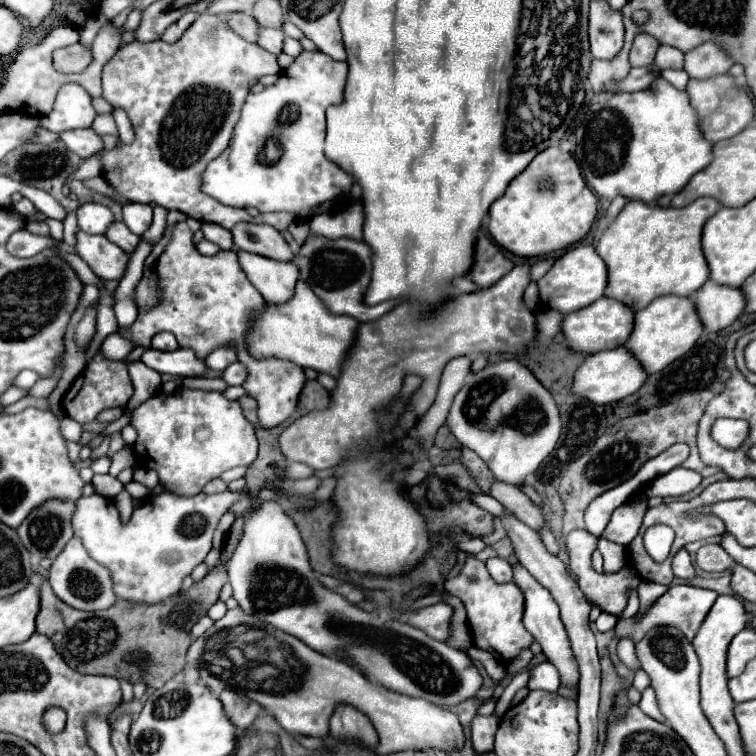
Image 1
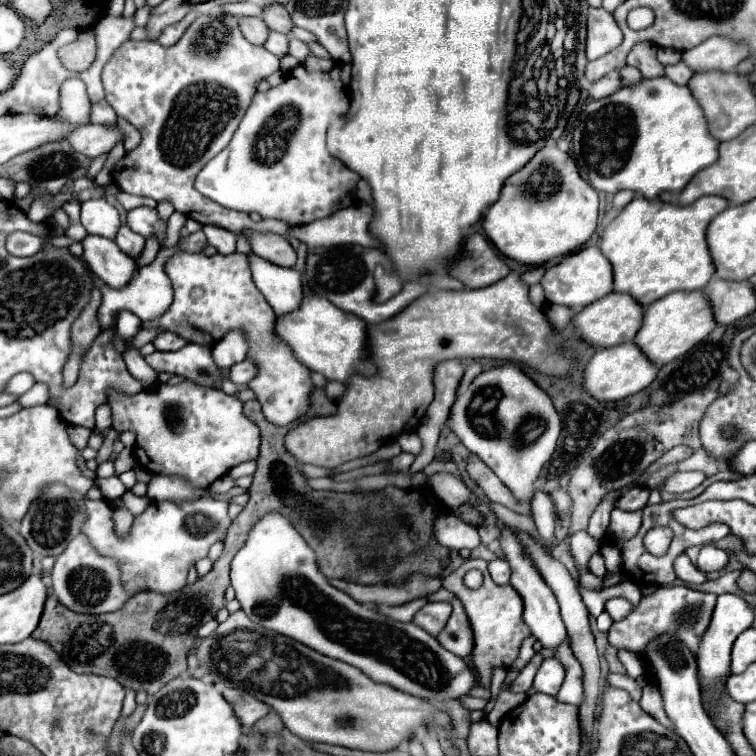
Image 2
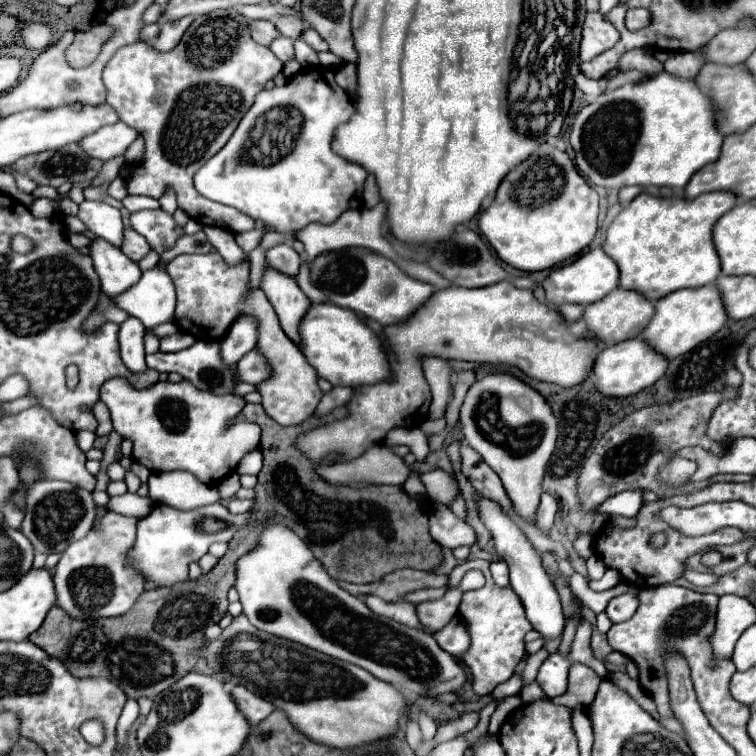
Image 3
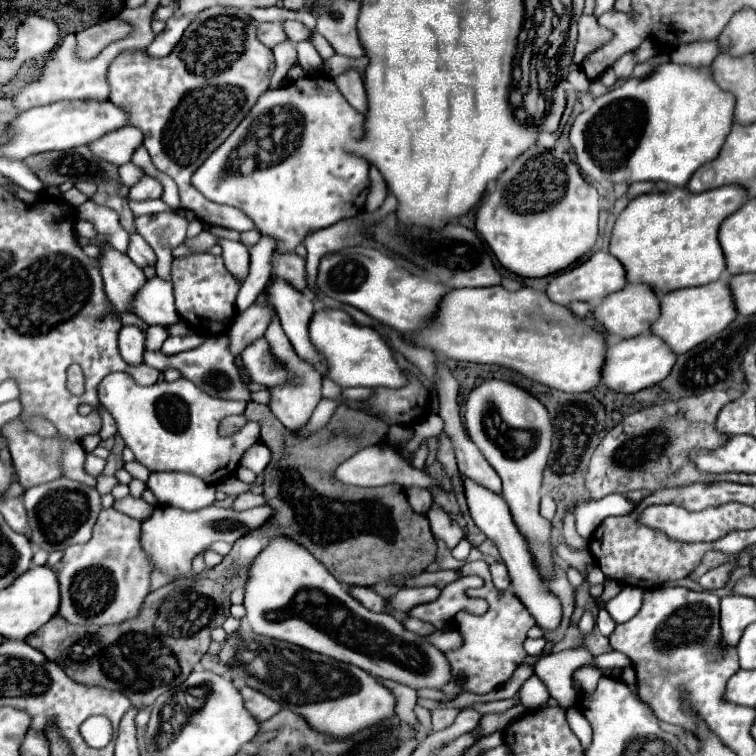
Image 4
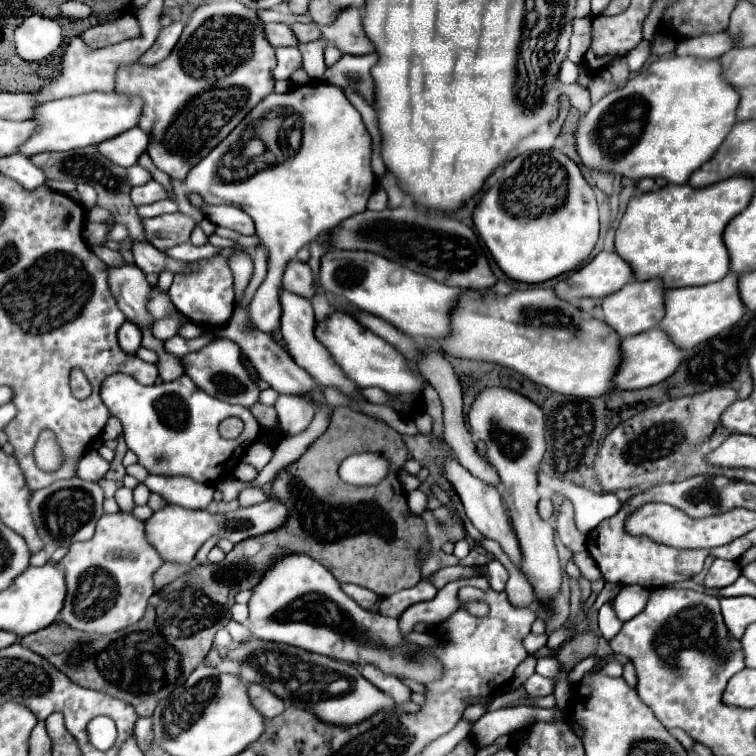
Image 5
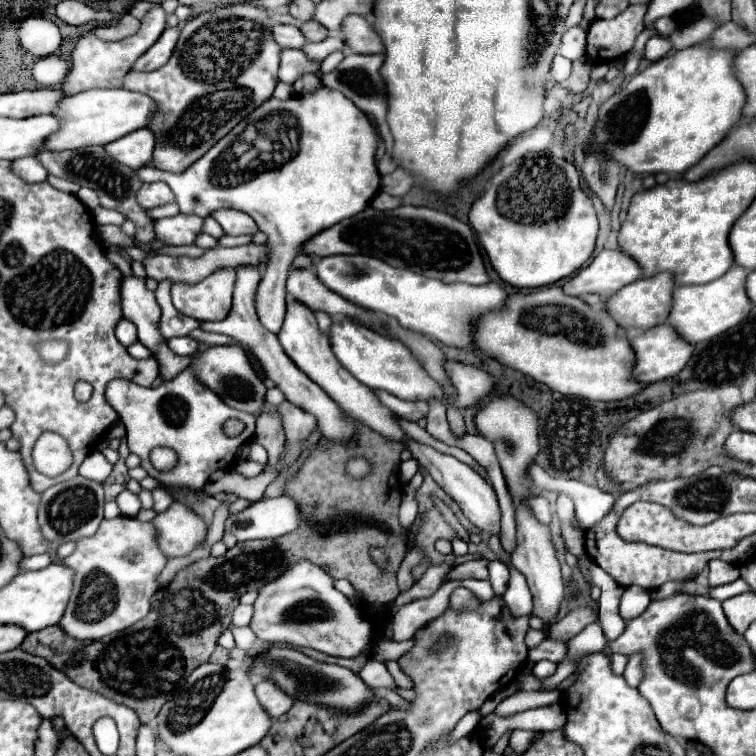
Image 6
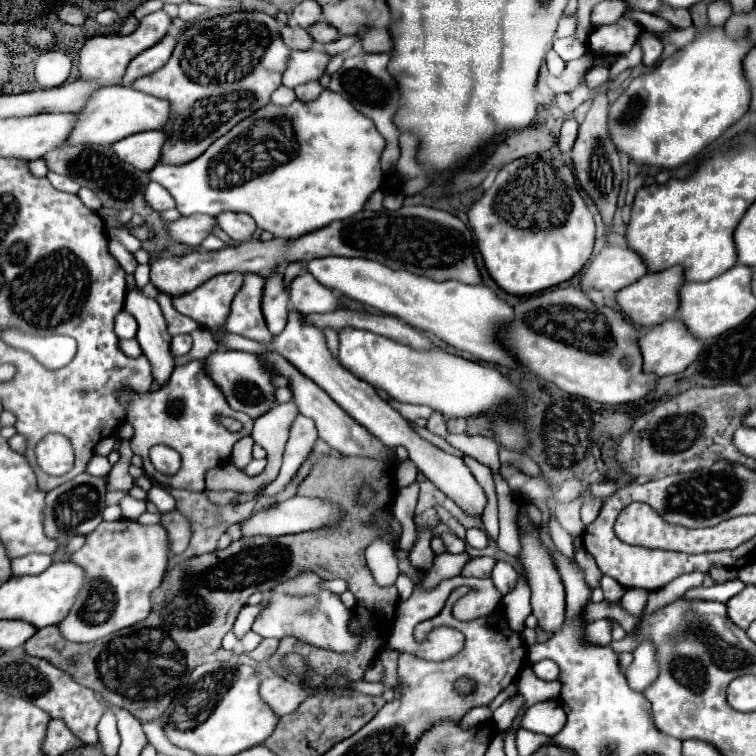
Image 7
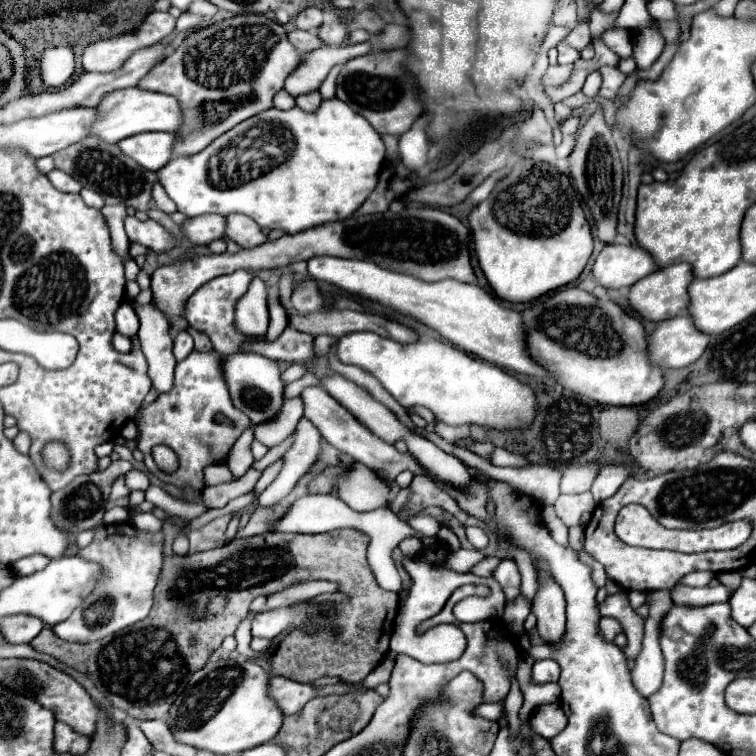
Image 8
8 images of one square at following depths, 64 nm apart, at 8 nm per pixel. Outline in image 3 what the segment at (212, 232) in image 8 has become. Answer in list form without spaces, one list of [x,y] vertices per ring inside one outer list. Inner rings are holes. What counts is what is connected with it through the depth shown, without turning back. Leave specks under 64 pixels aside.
[[[164,210],[134,212],[130,222],[132,222],[132,228],[148,240],[152,250],[158,252],[158,256],[170,250],[176,244],[176,240],[184,234],[184,230],[174,222],[172,214]]]

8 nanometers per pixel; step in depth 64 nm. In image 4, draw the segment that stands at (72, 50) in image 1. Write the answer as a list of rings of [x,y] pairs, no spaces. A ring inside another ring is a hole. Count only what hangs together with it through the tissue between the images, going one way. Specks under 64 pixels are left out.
[[[112,18],[108,22],[100,22],[96,26],[90,26],[90,28],[76,34],[78,54],[82,58],[94,58],[110,42],[122,40],[130,32],[132,32],[132,26],[128,22],[124,22],[124,20],[120,20],[120,18]]]

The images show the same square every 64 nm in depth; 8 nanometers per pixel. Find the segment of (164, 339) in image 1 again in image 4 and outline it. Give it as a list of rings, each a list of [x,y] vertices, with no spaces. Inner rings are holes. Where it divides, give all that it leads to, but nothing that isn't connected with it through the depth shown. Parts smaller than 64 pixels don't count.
[[[194,334],[194,336],[170,336],[164,344],[162,344],[162,352],[168,356],[174,356],[174,354],[180,354],[180,352],[186,352],[186,350],[192,350],[192,348],[198,348],[200,344],[204,344],[204,338],[206,336],[200,336],[200,334]]]

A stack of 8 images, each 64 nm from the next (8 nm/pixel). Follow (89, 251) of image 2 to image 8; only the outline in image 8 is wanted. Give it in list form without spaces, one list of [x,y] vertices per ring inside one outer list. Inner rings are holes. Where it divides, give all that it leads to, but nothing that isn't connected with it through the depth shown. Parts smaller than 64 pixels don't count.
[[[134,304],[134,308],[140,318],[138,338],[142,342],[142,352],[148,360],[148,376],[152,380],[152,388],[158,394],[170,392],[176,368],[176,360],[172,354],[174,338],[170,332],[170,324],[166,324],[166,316],[162,316],[162,312],[158,312],[152,304]]]

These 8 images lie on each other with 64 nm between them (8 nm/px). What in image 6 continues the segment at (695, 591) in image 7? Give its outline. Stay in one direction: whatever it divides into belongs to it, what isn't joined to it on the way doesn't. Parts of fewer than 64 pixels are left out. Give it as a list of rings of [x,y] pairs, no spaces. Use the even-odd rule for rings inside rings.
[[[738,578],[738,580],[734,580],[734,582],[730,582],[730,584],[724,584],[724,586],[716,586],[716,588],[710,588],[710,598],[716,598],[716,600],[720,600],[720,602],[724,602],[726,598],[732,598],[732,596],[738,596],[738,594],[742,594],[742,592],[750,592],[752,588],[742,580],[742,578]]]

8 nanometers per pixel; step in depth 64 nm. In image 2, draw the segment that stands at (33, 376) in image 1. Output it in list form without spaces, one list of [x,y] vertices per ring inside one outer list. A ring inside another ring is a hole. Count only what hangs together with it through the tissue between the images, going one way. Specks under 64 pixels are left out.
[[[22,372],[22,374],[16,374],[16,376],[12,376],[12,378],[8,380],[8,384],[4,386],[4,392],[6,392],[6,394],[12,394],[12,396],[22,396],[22,394],[28,392],[32,386],[34,386],[34,378],[32,378],[30,374]]]

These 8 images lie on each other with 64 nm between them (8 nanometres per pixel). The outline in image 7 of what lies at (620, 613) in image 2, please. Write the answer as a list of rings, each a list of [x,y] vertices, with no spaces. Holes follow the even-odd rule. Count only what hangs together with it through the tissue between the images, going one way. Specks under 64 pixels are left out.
[[[630,588],[626,590],[626,594],[622,596],[622,606],[626,612],[634,614],[634,616],[640,616],[644,606],[646,606],[646,600],[648,600],[648,592],[646,590],[640,590],[640,588]]]

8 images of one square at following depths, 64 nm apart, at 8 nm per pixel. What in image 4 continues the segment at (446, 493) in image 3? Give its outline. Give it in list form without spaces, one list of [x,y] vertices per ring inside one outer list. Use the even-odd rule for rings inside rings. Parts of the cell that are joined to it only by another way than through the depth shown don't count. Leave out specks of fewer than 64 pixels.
[[[372,446],[372,448],[364,448],[360,452],[356,452],[354,456],[350,456],[348,460],[344,460],[338,468],[336,468],[336,478],[344,484],[352,484],[352,486],[384,486],[384,484],[400,484],[404,488],[410,486],[422,486],[422,488],[430,488],[434,486],[434,480],[422,472],[422,470],[414,470],[404,458],[400,458],[390,446]]]

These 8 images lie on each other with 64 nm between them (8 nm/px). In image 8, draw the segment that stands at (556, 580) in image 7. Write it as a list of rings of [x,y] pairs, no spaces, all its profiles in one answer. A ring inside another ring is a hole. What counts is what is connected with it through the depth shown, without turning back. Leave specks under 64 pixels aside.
[[[544,572],[538,576],[538,594],[534,598],[534,604],[532,604],[532,612],[536,614],[538,618],[538,634],[540,638],[546,642],[546,644],[560,644],[560,640],[564,638],[564,628],[566,628],[566,600],[564,600],[564,594],[560,590],[558,584],[552,584],[552,578],[546,576]]]

